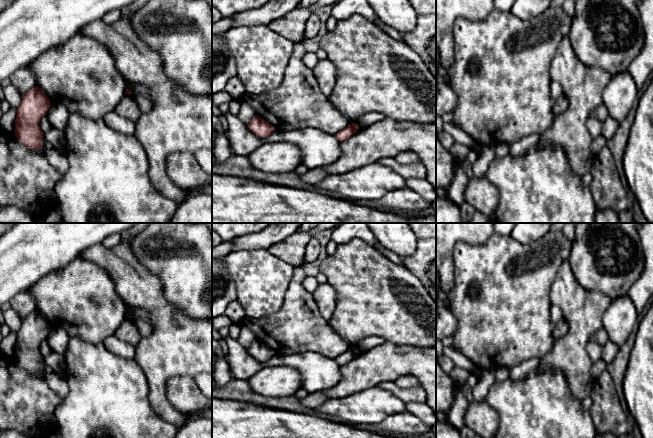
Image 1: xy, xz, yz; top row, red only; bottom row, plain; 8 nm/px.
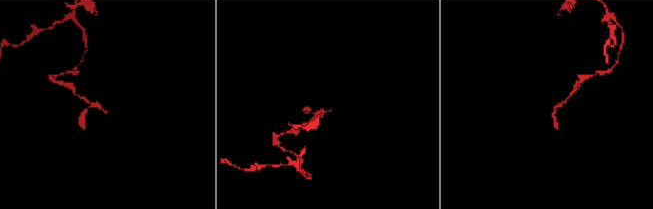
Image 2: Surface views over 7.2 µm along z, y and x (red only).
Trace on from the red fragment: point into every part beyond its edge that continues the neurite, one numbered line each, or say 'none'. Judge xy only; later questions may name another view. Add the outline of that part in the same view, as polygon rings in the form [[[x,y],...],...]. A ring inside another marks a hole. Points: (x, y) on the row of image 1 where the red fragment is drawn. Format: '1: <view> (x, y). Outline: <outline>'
none

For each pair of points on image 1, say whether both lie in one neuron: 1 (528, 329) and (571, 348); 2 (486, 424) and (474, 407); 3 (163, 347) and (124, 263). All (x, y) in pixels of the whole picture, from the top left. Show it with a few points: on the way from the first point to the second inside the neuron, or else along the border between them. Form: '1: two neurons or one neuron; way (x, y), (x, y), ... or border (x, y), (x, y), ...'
1: two neurons; border (558, 338), (552, 348), (540, 358)
2: one neuron; way (483, 420), (476, 411)
3: one neuron; way (163, 326), (161, 311), (136, 284)

